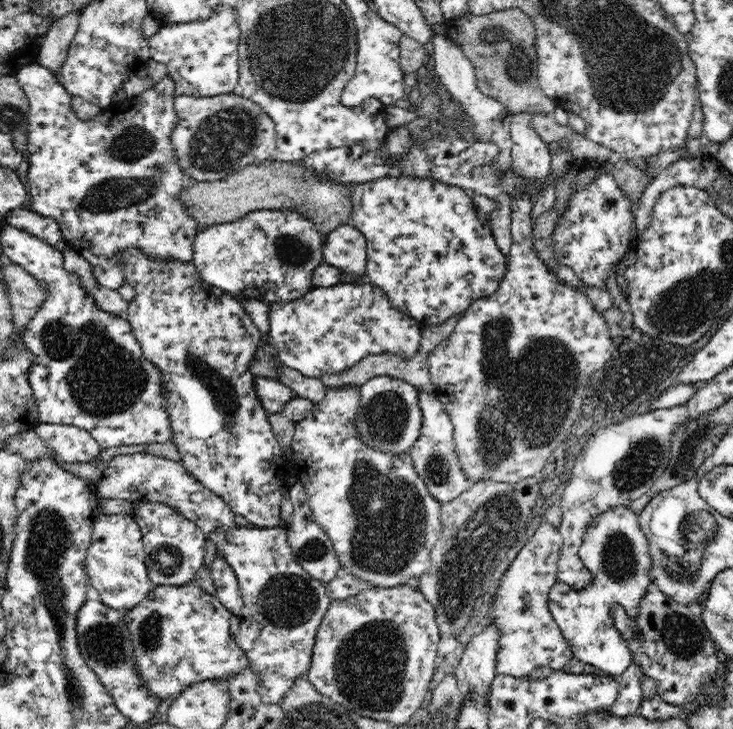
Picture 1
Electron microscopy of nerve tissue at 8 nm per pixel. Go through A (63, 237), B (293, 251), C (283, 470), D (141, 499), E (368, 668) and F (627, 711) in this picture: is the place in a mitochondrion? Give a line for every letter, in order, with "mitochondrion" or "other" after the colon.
A: other
B: mitochondrion
C: other
D: other
E: mitochondrion
F: other

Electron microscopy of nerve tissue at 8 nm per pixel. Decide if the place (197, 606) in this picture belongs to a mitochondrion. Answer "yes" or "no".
no

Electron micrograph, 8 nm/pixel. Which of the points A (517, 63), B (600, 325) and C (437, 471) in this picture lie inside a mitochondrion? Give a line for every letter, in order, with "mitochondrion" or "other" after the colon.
A: mitochondrion
B: other
C: mitochondrion

